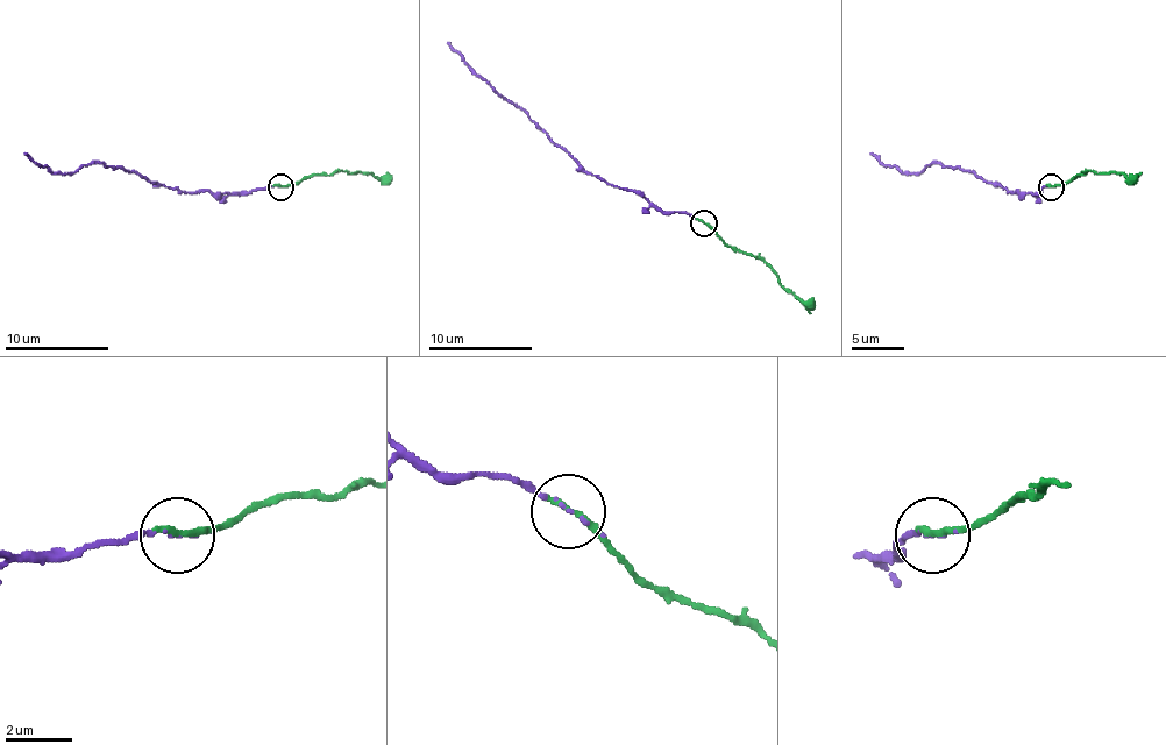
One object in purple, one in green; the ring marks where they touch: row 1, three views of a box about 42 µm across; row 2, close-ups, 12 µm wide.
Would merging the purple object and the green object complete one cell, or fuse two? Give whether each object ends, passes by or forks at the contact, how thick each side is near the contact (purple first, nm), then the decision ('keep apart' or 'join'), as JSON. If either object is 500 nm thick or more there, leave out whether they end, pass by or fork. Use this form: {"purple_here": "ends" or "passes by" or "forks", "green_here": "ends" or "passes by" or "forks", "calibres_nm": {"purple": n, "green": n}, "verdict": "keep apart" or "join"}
{"purple_here": "ends", "green_here": "ends", "calibres_nm": {"purple": 90, "green": 240}, "verdict": "join"}

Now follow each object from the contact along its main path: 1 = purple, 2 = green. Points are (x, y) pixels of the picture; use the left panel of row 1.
1: (281, 186), (230, 193), (168, 189), (100, 163), (79, 165), (72, 174), (54, 174), (25, 153)
2: (281, 186), (293, 186), (306, 176), (329, 176), (340, 170), (392, 176)

